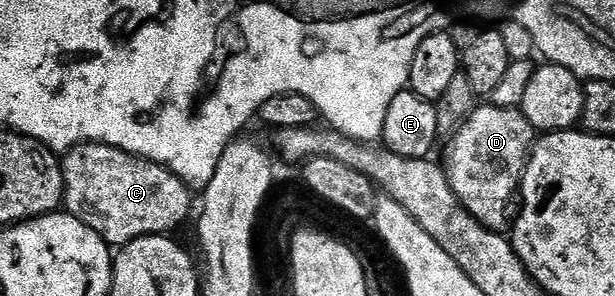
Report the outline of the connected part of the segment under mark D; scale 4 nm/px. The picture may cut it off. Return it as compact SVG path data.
M494 103L480 104L467 116L463 126L450 134L451 142L441 158L444 175L469 215L488 231L510 234L523 172L527 170L527 158L536 140L537 131L525 119L522 108L509 109Z

